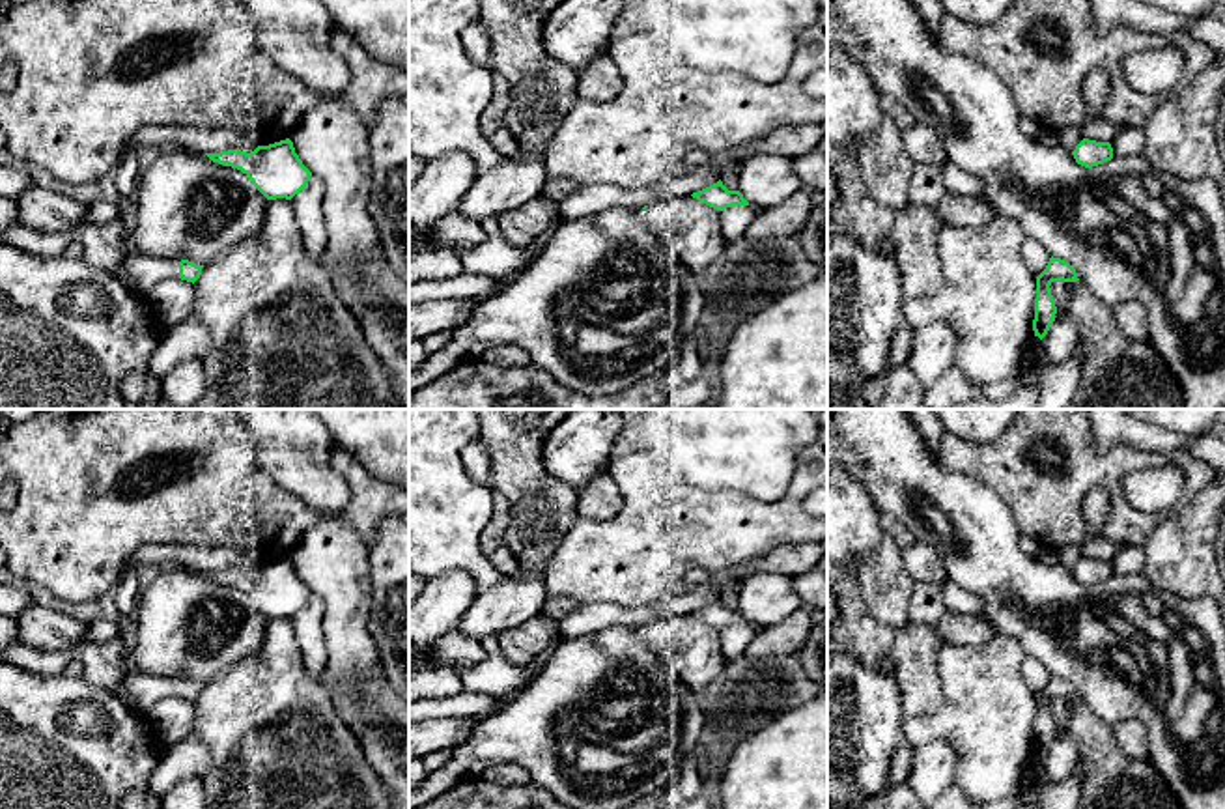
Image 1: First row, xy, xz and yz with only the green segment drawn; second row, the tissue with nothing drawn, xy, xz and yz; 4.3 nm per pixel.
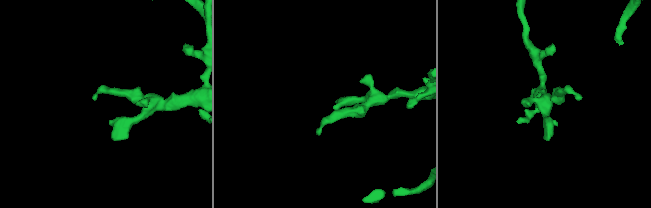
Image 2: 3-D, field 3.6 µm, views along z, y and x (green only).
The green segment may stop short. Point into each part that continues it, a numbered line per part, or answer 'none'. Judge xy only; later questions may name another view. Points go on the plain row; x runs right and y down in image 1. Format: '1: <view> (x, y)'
1: xy (137, 690)

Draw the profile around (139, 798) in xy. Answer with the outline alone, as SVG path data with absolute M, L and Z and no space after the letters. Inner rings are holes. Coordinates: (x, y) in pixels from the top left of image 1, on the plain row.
M134 790L123 798L123 809L161 809L161 800L149 790Z

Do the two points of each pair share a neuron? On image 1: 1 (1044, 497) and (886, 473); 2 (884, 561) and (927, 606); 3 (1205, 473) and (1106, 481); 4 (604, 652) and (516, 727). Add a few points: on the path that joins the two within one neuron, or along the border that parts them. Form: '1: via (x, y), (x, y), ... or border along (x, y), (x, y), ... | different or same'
1: border along (955, 473), (985, 481), (1011, 509), (1016, 529) | different
2: border along (915, 581), (908, 621) | different
3: via (1181, 458), (1149, 460), (1130, 466) | same
4: via (581, 666), (538, 707) | same

